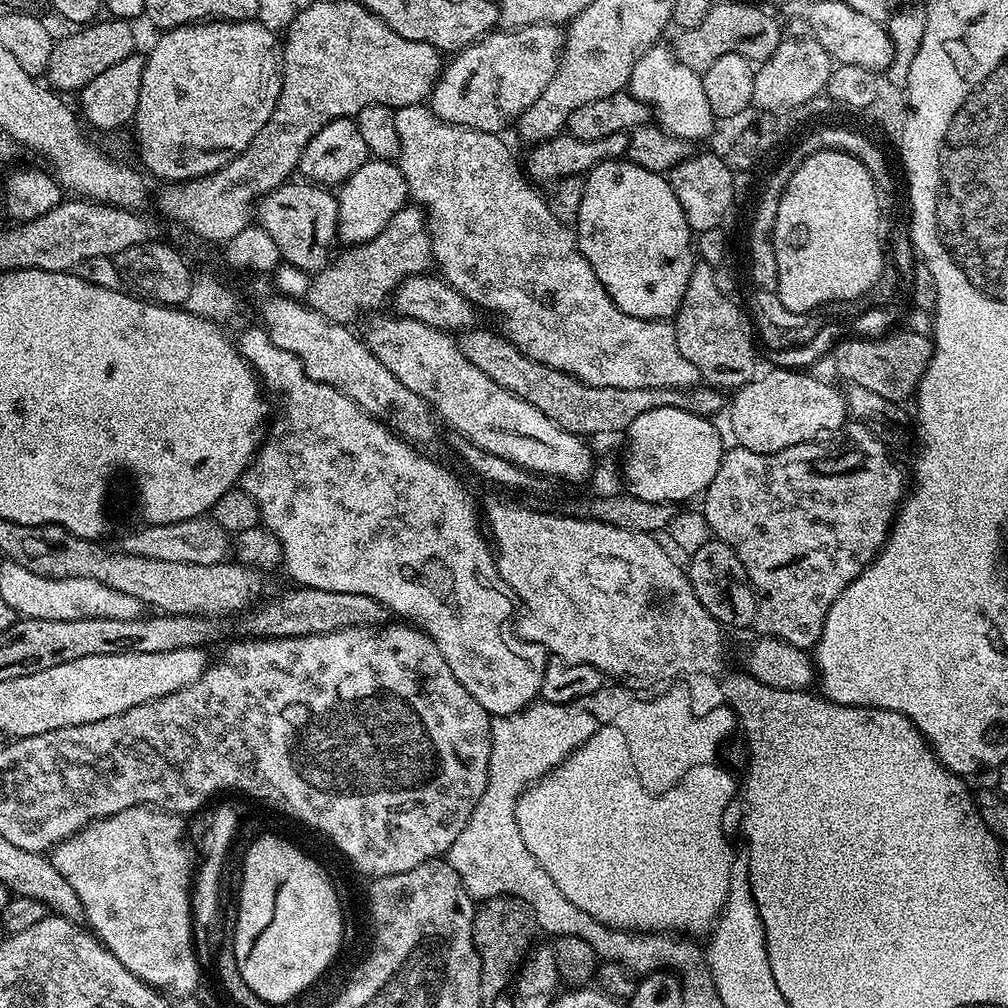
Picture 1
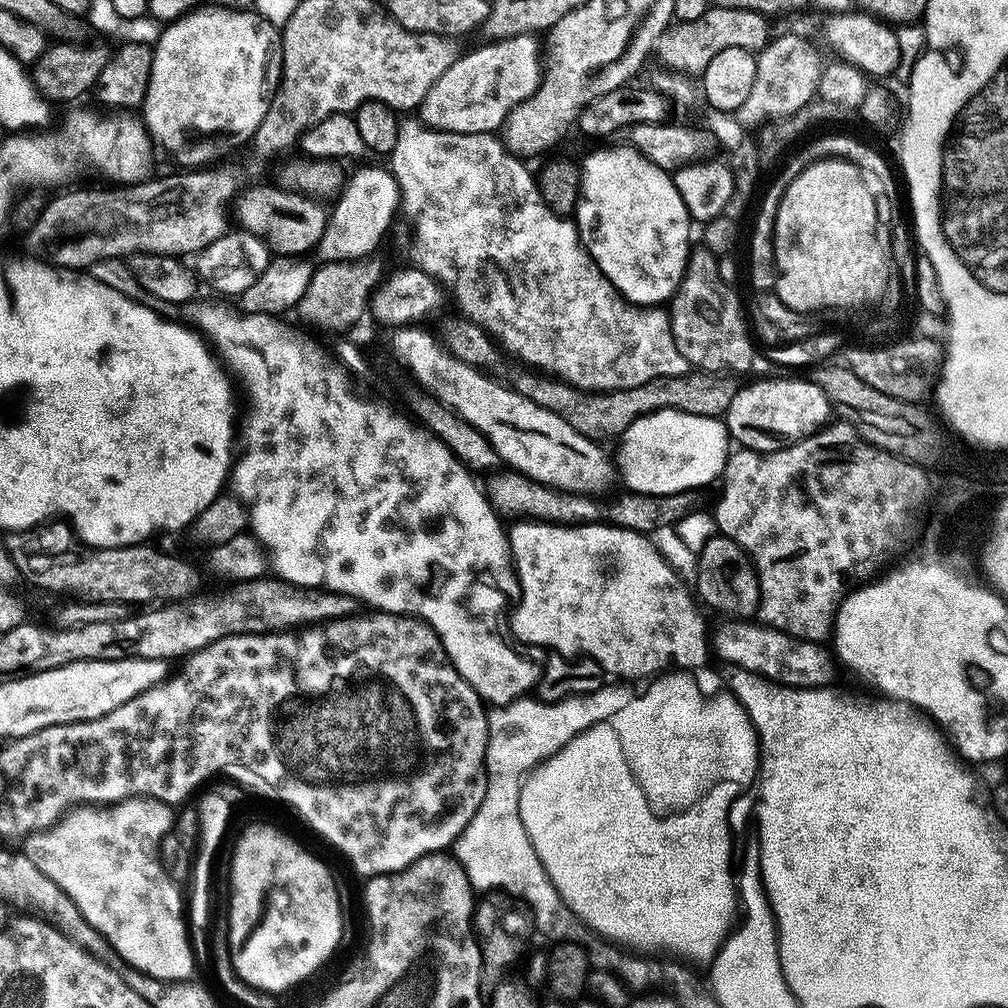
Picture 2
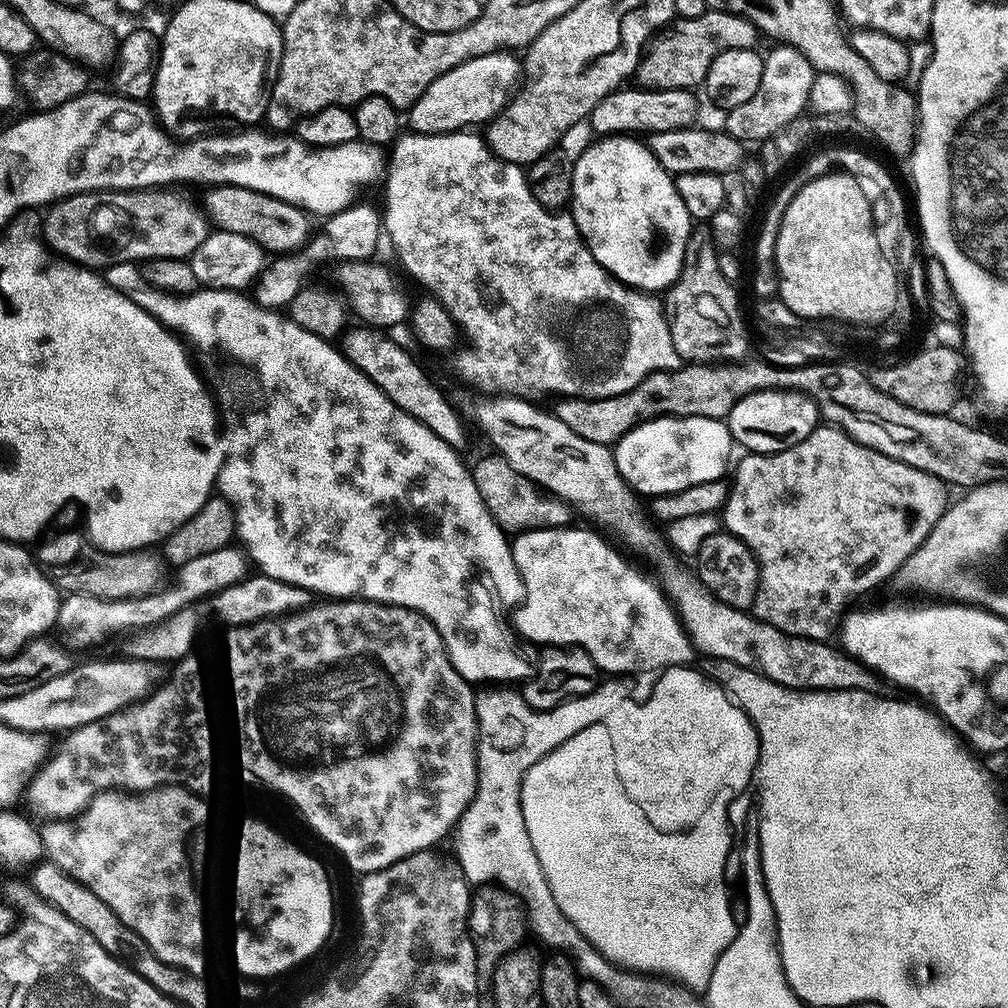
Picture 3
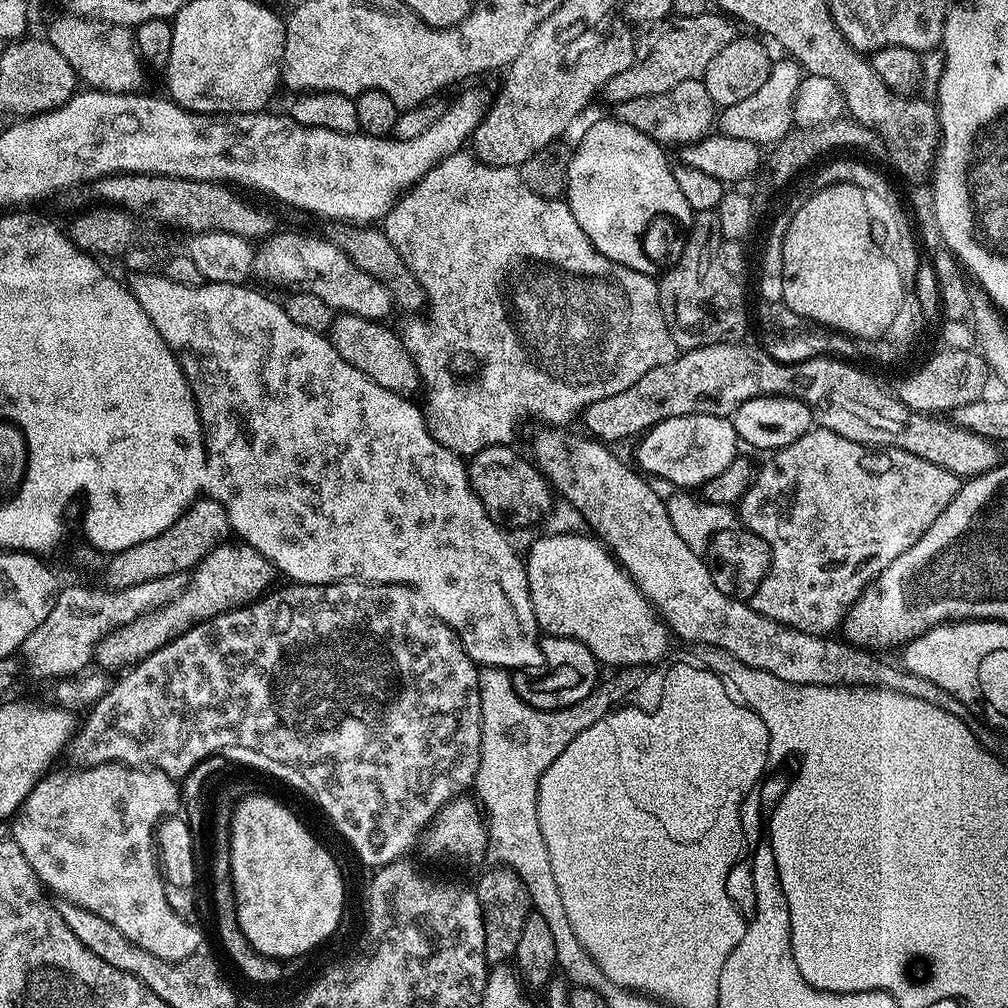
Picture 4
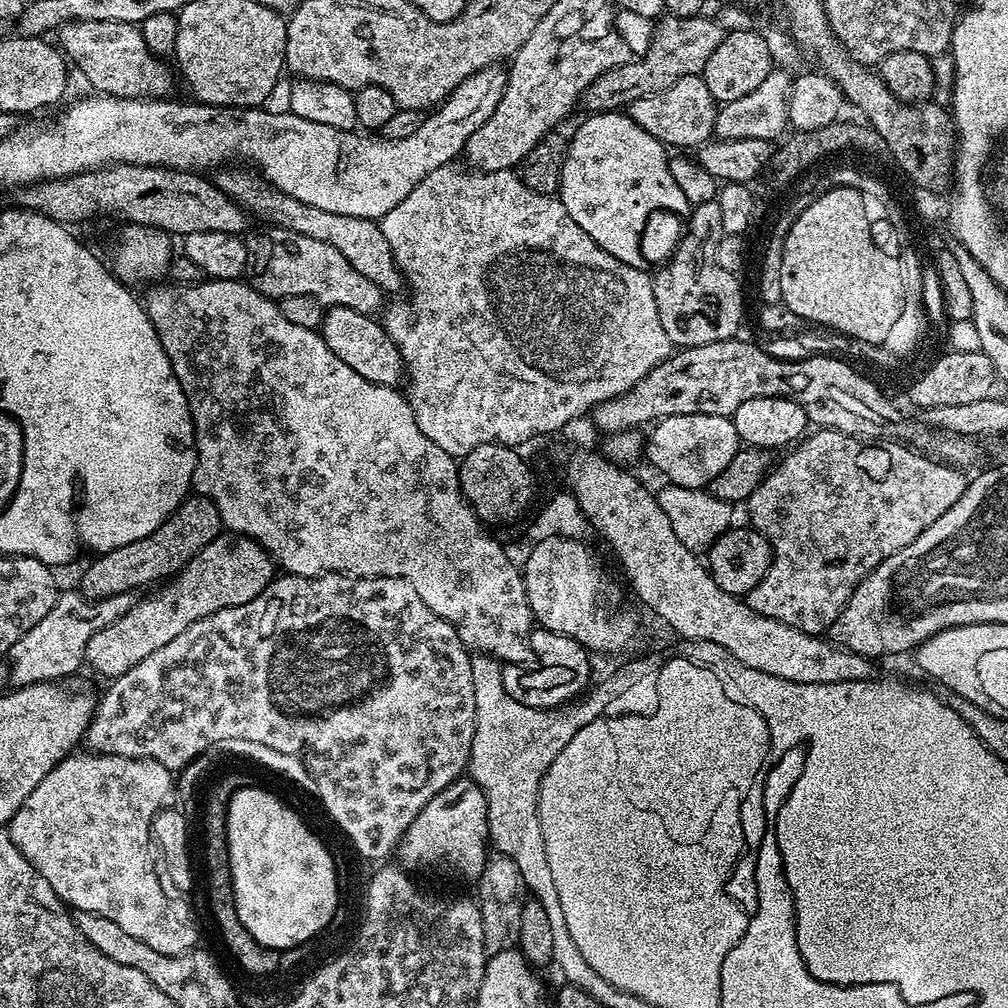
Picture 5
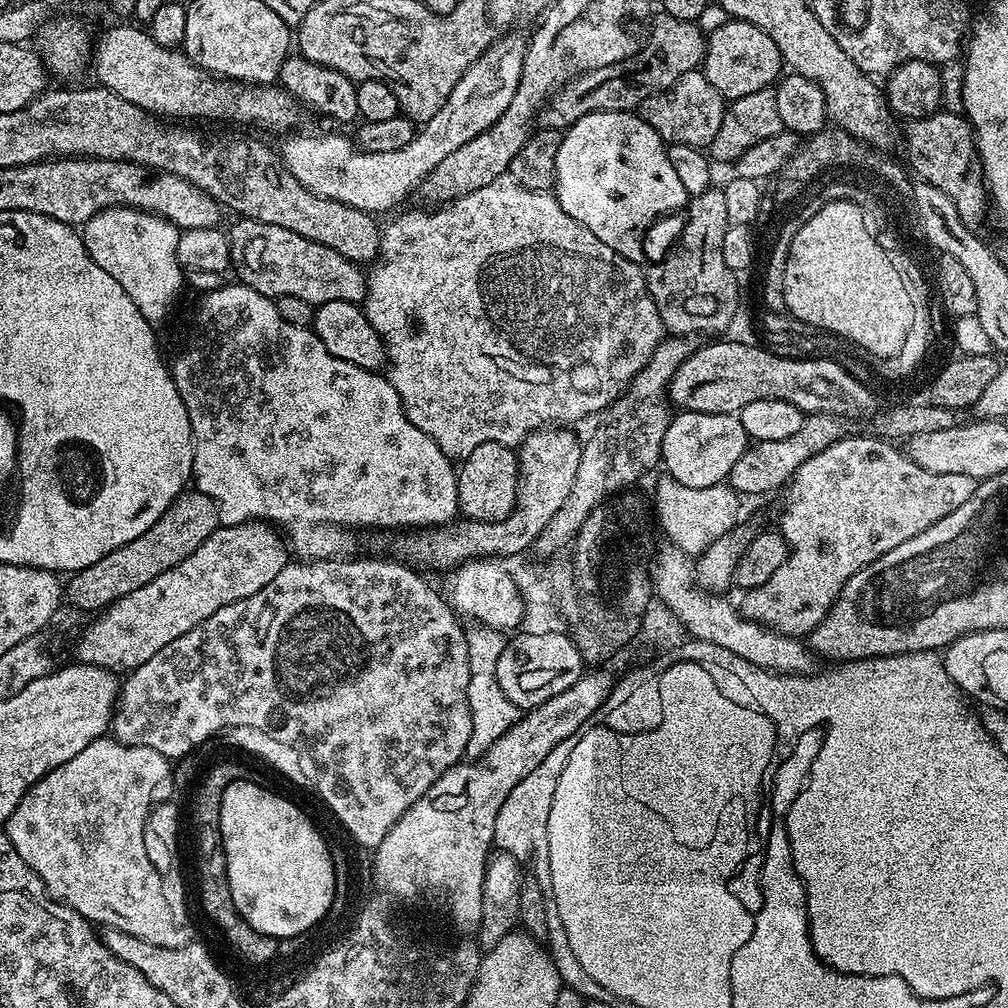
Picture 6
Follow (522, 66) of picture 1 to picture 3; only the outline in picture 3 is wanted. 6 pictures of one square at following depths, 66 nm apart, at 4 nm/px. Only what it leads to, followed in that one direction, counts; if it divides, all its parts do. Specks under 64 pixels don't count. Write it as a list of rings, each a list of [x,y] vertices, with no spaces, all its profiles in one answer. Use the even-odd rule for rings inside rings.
[[[508,50],[482,54],[434,78],[434,82],[426,86],[422,98],[418,98],[407,109],[407,127],[424,136],[437,136],[443,132],[459,132],[476,126],[472,124],[487,125],[504,109],[521,79],[521,61],[512,56],[515,55]]]

